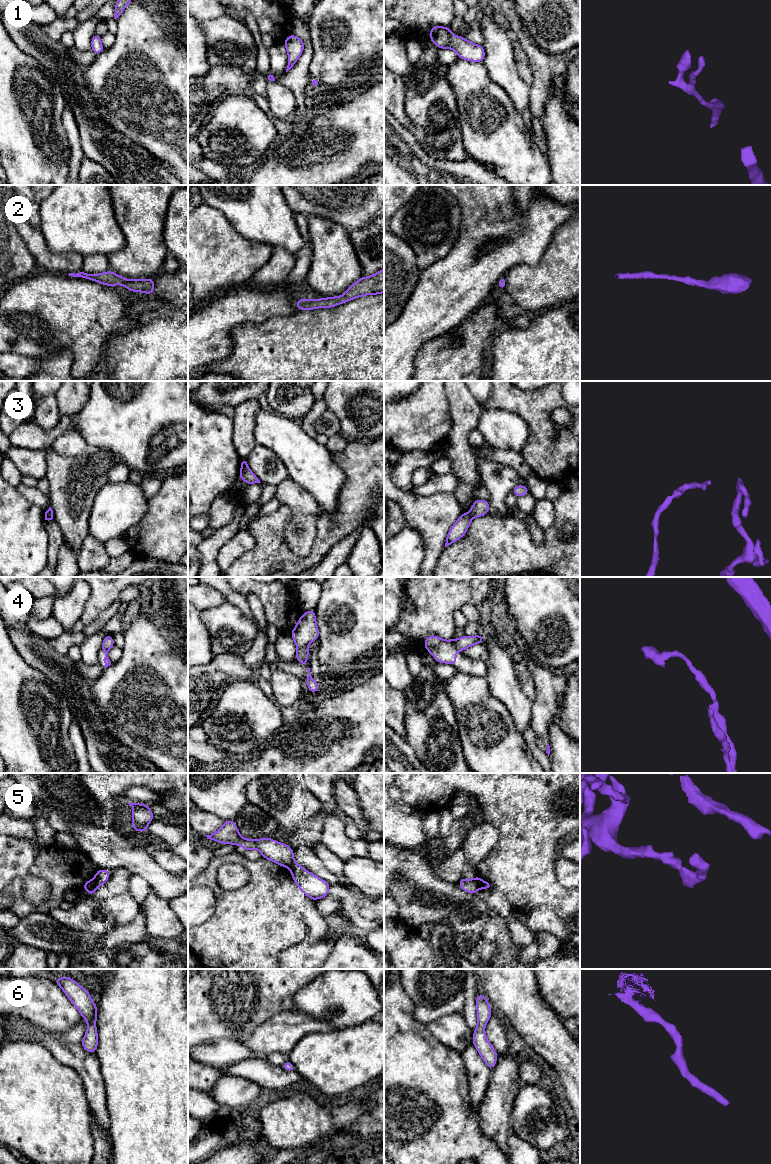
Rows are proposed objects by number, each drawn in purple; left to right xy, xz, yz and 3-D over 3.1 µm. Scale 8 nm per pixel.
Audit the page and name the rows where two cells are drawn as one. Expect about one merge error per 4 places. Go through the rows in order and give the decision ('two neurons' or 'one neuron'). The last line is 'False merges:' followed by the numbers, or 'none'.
1: one neuron
2: one neuron
3: one neuron
4: two neurons
5: two neurons
6: one neuron
False merges: 4, 5

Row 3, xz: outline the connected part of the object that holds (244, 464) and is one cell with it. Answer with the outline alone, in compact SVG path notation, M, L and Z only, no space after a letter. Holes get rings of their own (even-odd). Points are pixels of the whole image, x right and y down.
M241 458L241 470L239 477L248 485L261 483L257 476L248 468L247 458Z

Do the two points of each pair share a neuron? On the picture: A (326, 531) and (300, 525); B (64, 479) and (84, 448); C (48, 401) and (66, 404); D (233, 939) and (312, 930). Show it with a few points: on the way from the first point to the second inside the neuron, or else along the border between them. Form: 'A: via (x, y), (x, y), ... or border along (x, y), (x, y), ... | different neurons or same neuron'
A: border along (318, 506), (316, 537), (310, 552) | different neurons
B: border along (98, 449), (94, 454), (86, 457) | different neurons
C: border along (55, 394), (57, 409), (60, 415) | different neurons
D: via (253, 936), (292, 936) | same neuron

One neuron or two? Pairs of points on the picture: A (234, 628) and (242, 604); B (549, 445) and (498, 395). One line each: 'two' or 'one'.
A: two
B: one

